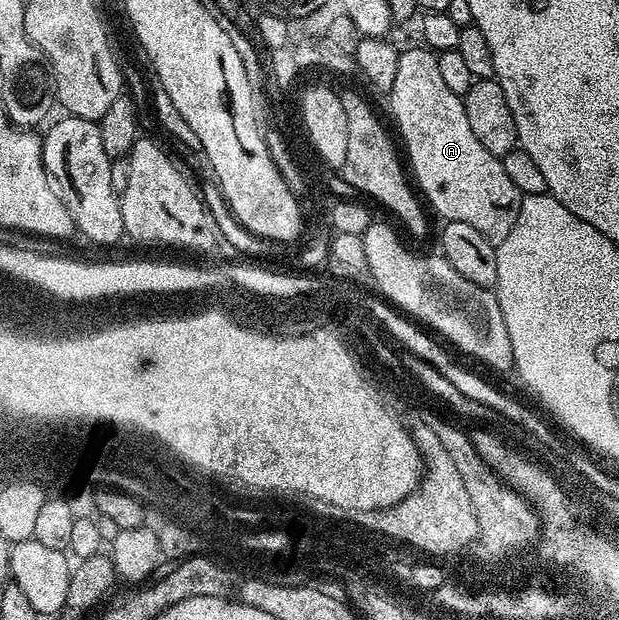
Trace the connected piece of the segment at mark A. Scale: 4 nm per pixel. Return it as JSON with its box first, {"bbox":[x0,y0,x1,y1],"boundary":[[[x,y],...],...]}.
{"bbox":[387,45,522,245],"boundary":[[[424,45],[402,50],[399,54],[395,81],[387,93],[387,99],[389,99],[389,111],[397,122],[396,134],[399,139],[401,134],[401,139],[405,142],[404,154],[407,156],[412,178],[424,202],[430,208],[433,206],[442,215],[442,220],[463,221],[463,225],[471,225],[474,229],[479,229],[479,233],[483,233],[483,237],[487,237],[487,241],[495,245],[507,241],[507,233],[511,233],[519,217],[522,193],[519,189],[515,189],[511,177],[507,177],[507,169],[503,169],[501,159],[487,153],[487,149],[483,149],[483,144],[475,138],[471,124],[467,121],[464,98],[451,93],[451,88],[443,81],[443,76],[439,74],[437,55]]]}

